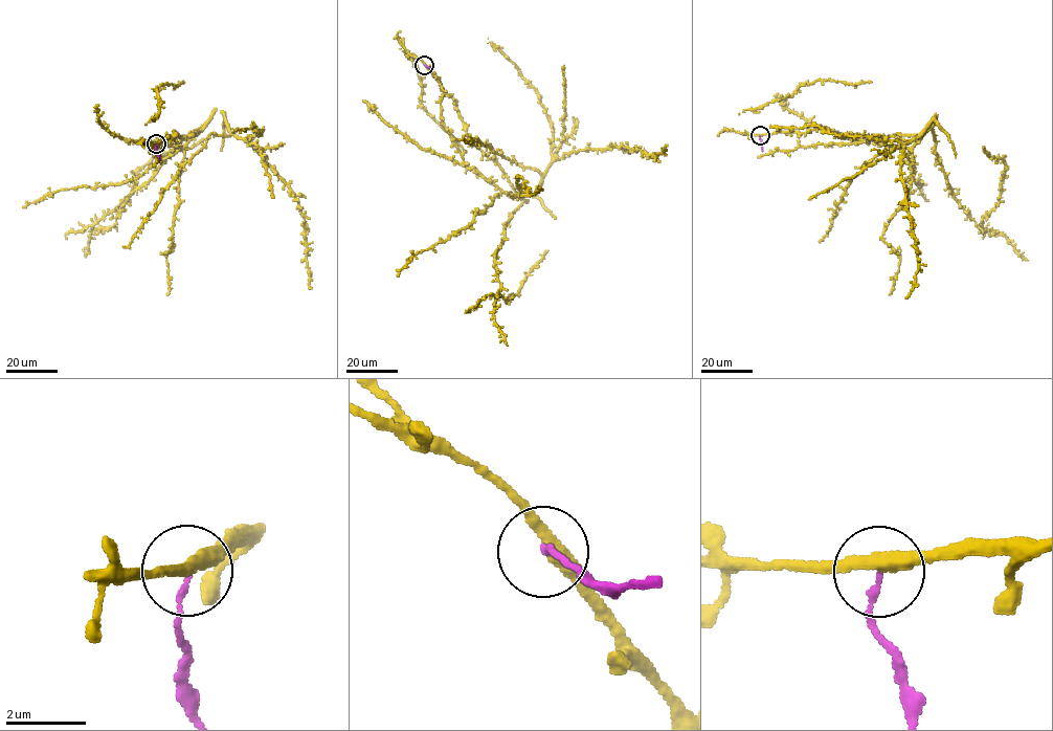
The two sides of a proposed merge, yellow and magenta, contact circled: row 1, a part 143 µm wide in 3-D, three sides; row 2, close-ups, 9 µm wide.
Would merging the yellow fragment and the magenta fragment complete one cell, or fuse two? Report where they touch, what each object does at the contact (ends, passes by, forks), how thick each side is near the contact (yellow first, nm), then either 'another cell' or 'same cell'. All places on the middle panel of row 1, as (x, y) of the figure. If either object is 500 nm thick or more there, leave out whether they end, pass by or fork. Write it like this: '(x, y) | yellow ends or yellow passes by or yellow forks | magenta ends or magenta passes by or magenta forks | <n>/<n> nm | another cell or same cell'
(424, 65) | yellow passes by | magenta ends | 360/120 nm | another cell

